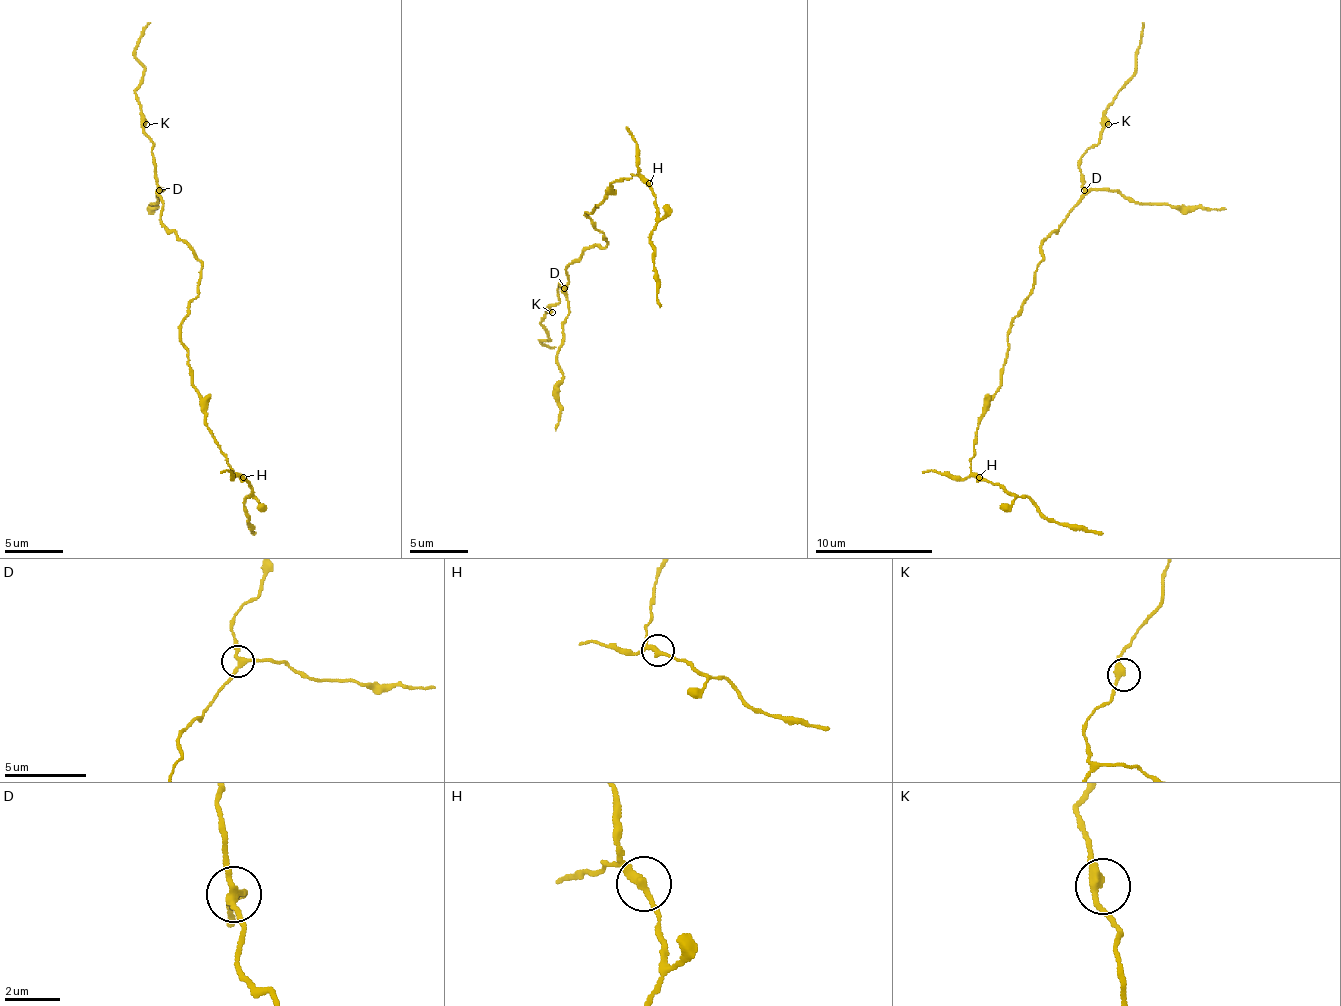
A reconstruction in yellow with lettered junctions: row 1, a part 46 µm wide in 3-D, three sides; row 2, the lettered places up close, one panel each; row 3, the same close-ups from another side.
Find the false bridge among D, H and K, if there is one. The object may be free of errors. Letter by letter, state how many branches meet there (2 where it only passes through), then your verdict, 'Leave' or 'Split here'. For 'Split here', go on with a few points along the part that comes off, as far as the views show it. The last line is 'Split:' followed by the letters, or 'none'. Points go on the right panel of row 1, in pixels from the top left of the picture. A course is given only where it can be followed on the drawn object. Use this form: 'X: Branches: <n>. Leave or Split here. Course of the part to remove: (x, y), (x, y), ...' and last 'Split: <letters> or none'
D: Branches: 3. Split here. Course of the part to remove: (1084, 189), (1111, 189), (1140, 204), (1216, 210), (1225, 207)
H: Branches: 3. Leave
K: Branches: 2. Leave
Split: D

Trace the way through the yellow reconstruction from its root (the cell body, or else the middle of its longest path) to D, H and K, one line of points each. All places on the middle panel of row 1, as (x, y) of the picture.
D: (596, 227), (607, 242), (602, 248), (590, 245), (566, 268), (563, 289)
H: (596, 227), (587, 218), (587, 212), (593, 212), (616, 180), (640, 174), (649, 183)
K: (596, 227), (607, 242), (590, 245), (566, 268), (566, 286), (560, 283), (552, 312)

